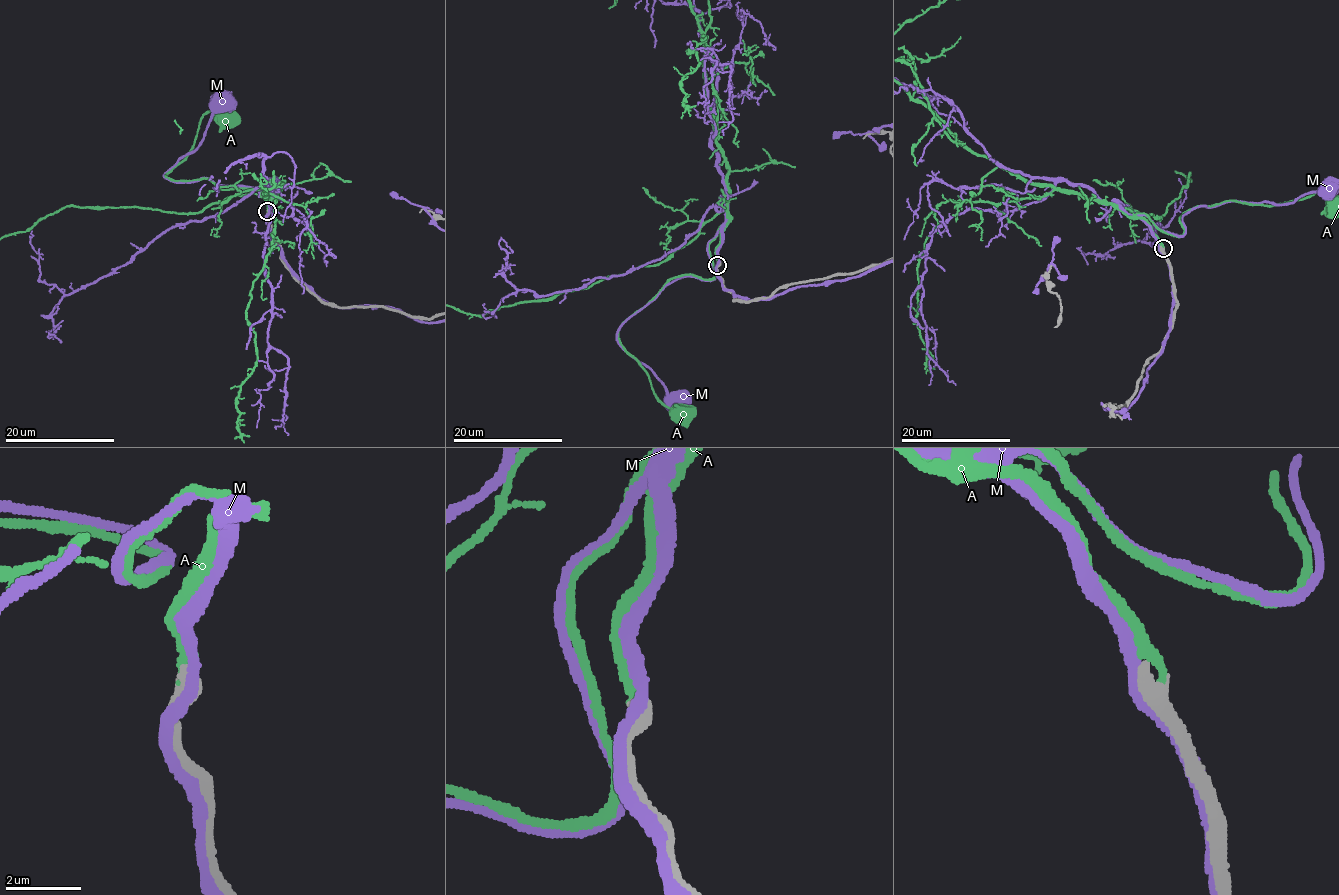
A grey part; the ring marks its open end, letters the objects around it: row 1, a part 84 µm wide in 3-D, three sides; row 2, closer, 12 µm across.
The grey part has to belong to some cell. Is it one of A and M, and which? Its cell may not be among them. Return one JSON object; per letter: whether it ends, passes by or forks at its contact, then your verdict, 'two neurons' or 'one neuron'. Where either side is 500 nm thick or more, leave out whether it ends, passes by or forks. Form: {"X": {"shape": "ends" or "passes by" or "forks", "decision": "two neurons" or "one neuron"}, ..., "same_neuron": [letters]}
{"A": {"decision": "one neuron"}, "M": {"shape": "passes by", "decision": "two neurons"}, "same_neuron": ["A"]}

